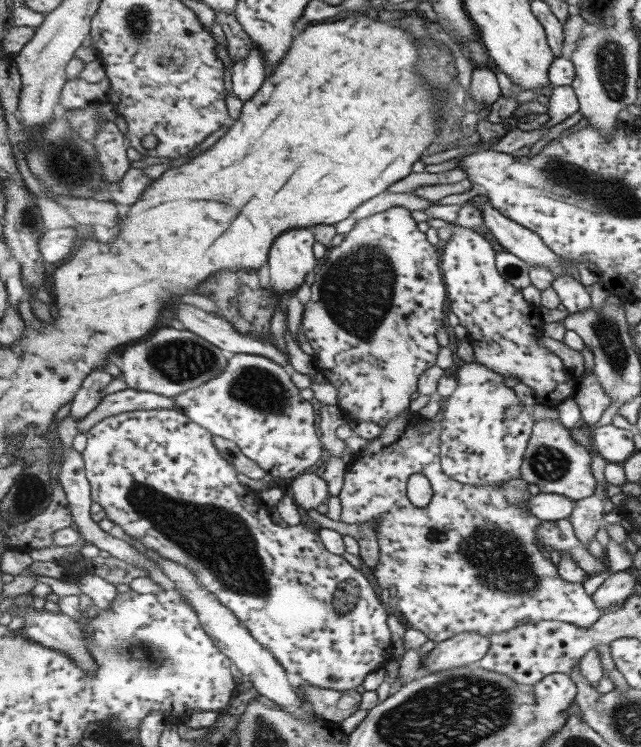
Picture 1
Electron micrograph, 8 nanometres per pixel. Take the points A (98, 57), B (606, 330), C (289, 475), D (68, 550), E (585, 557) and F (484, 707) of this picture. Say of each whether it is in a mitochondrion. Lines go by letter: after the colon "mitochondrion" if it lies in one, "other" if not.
A: other
B: mitochondrion
C: other
D: other
E: other
F: mitochondrion

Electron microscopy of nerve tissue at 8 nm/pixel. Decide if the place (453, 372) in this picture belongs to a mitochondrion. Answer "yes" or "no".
no

